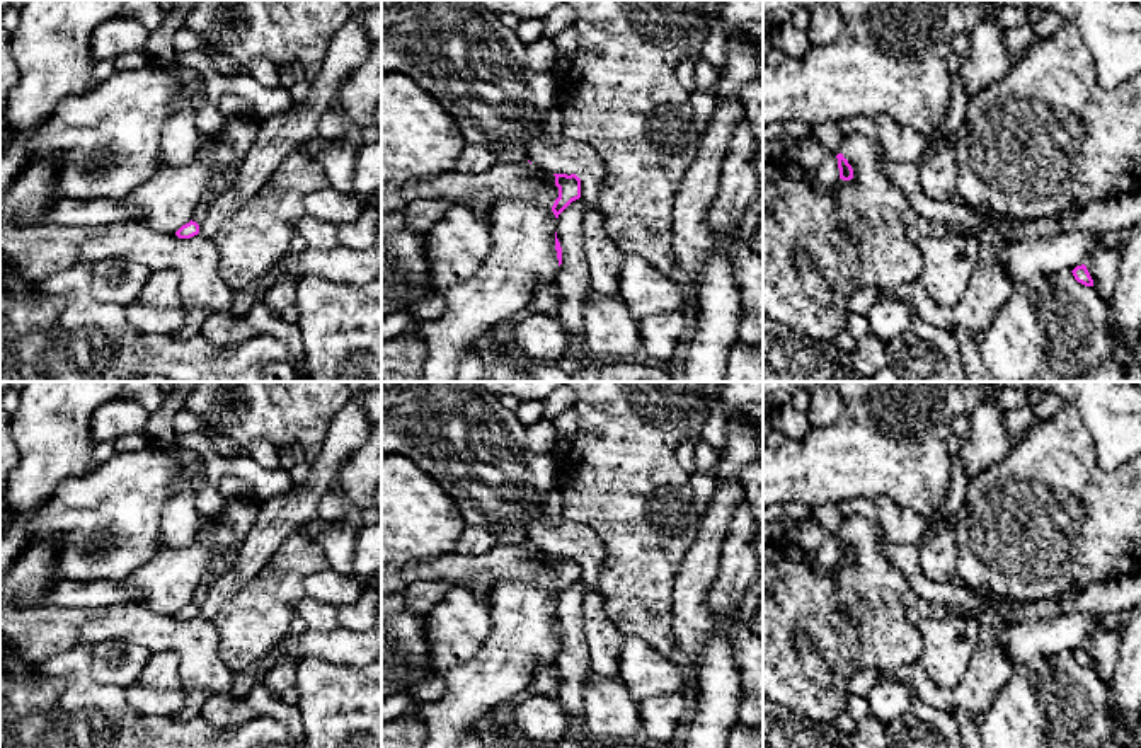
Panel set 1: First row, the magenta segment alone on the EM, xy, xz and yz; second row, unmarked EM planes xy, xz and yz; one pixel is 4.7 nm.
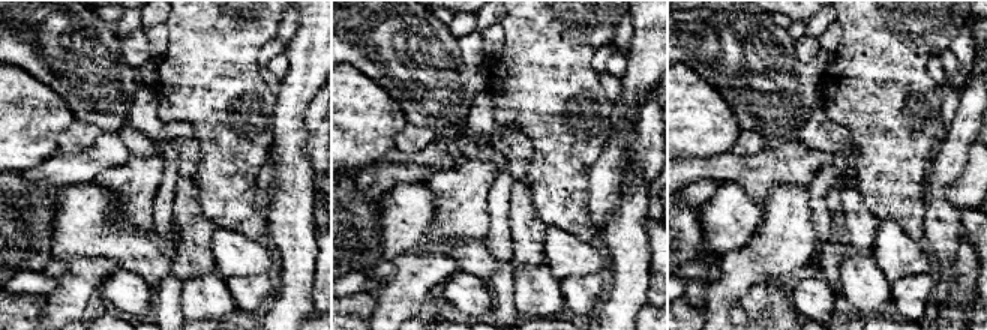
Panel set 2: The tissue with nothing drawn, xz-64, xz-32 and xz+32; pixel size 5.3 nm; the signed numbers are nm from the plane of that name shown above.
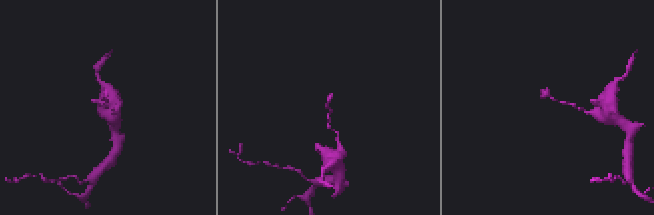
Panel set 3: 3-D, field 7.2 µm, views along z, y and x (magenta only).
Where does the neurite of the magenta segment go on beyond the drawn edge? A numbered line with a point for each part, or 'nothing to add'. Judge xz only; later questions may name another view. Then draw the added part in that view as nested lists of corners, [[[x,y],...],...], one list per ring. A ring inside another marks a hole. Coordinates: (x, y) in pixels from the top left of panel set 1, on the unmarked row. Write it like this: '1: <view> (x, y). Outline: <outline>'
nothing to add

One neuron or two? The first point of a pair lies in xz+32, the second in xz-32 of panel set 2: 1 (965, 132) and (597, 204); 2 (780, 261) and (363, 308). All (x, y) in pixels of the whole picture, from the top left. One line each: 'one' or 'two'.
1: one
2: two

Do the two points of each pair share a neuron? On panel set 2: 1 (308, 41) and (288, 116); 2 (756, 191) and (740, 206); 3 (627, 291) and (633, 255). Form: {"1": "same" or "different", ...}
{"1": "same", "2": "different", "3": "same"}

